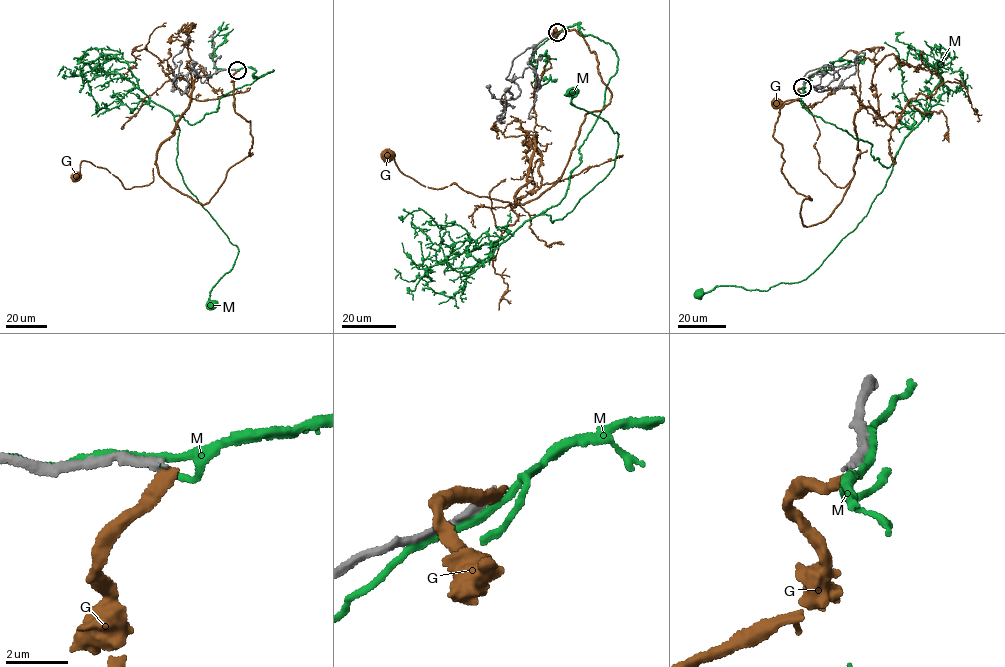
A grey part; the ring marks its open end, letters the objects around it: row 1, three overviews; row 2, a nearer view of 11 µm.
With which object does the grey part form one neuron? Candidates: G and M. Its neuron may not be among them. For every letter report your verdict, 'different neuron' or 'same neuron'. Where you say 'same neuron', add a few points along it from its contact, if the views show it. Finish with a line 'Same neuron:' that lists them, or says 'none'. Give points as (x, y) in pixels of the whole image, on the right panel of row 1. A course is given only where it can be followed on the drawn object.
G: different neuron
M: different neuron
Same neuron: none

